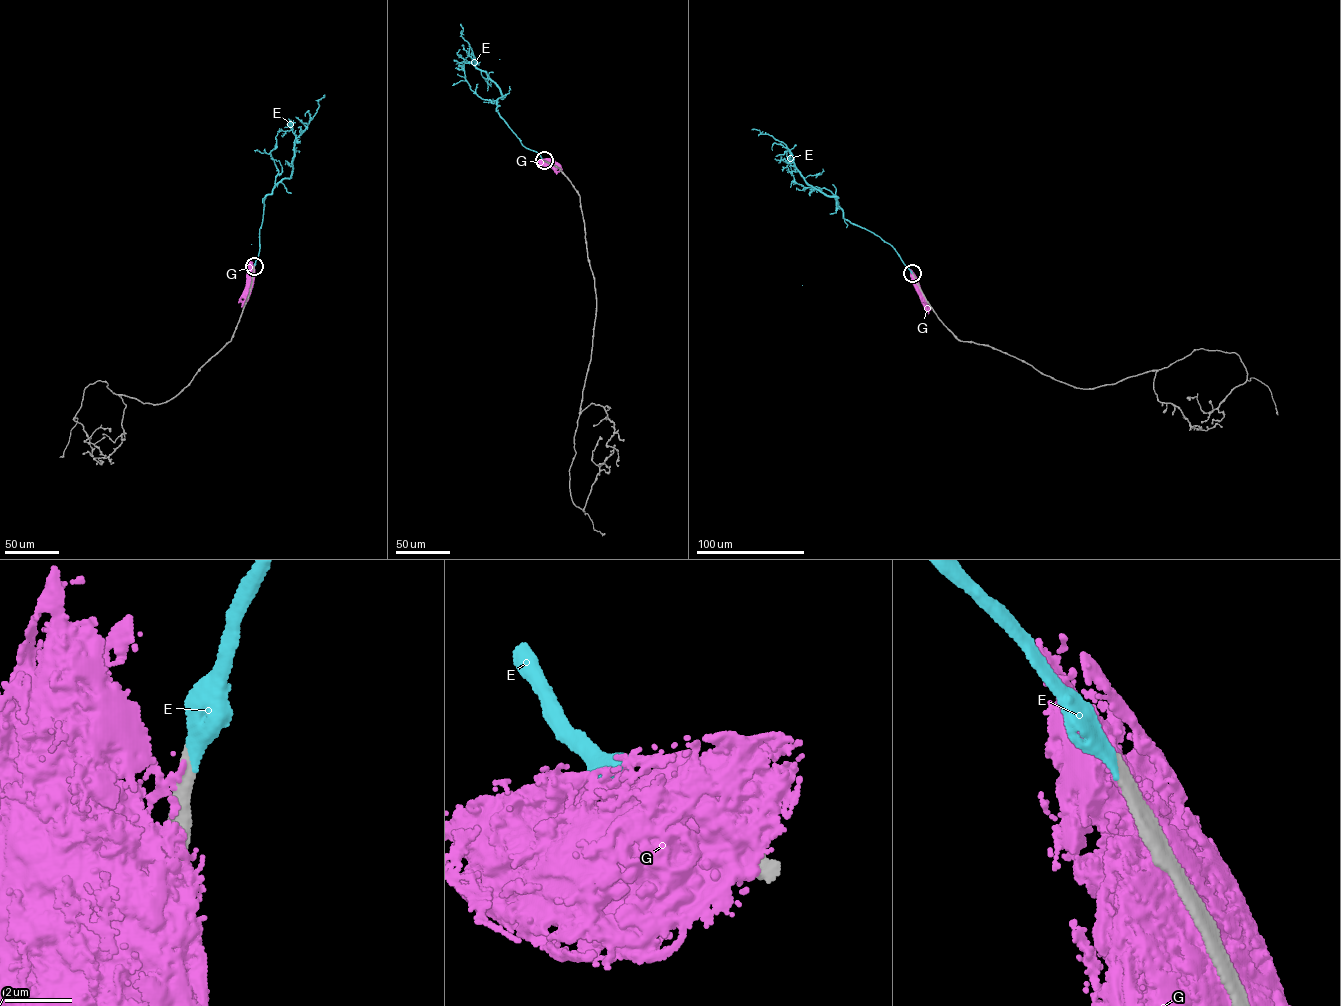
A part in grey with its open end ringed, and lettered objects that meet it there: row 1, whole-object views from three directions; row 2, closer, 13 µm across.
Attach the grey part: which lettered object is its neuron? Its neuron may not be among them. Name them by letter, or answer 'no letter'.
E

